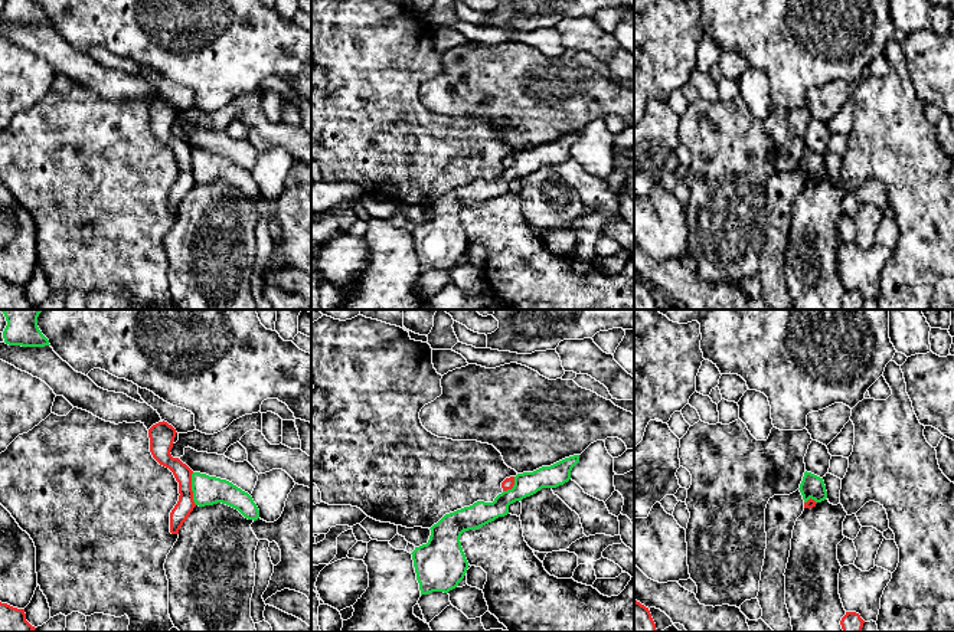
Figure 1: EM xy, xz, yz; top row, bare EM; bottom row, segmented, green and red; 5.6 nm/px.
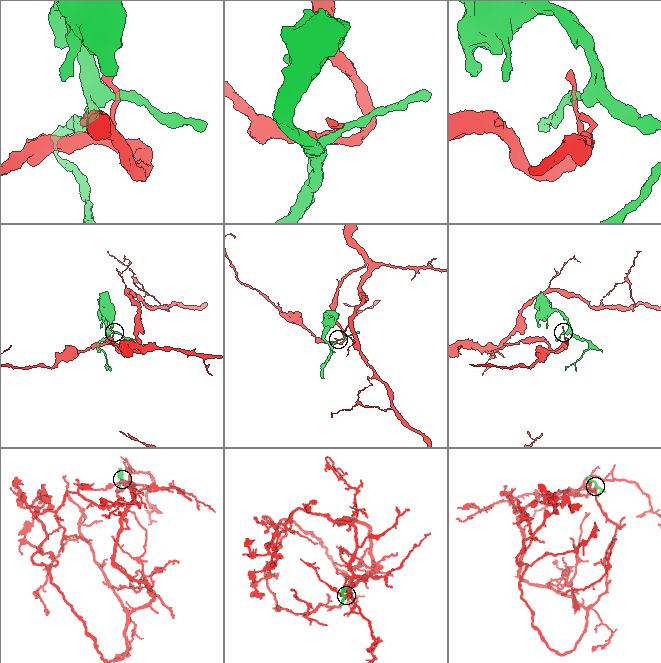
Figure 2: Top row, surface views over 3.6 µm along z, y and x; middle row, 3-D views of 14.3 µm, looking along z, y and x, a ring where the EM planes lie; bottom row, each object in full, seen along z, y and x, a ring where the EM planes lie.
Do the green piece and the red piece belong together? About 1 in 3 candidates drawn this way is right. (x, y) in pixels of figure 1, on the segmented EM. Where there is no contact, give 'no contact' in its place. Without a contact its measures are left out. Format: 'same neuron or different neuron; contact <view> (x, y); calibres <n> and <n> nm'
different neuron; contact xy (192, 488); calibres 160 and 100 nm

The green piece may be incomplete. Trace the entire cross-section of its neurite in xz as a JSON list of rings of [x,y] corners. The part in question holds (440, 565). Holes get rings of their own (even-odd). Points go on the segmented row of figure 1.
[[[574,455],[550,466],[517,474],[513,488],[499,494],[493,502],[477,501],[470,507],[445,514],[429,528],[428,543],[415,547],[411,553],[421,596],[432,592],[448,593],[464,579],[468,569],[460,541],[464,531],[477,530],[507,515],[510,504],[522,501],[542,488],[563,485],[571,479],[571,471],[578,462],[579,455]]]

